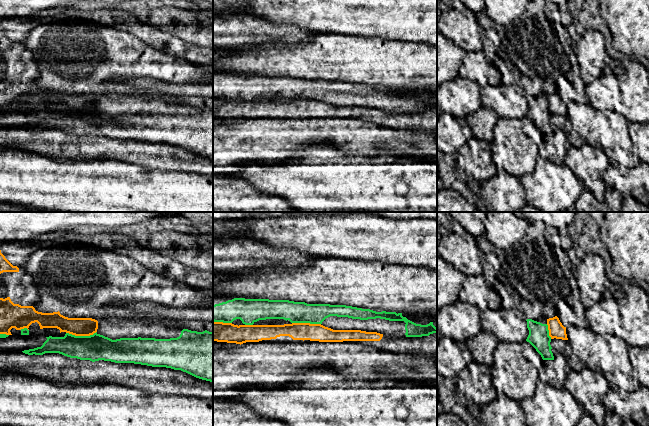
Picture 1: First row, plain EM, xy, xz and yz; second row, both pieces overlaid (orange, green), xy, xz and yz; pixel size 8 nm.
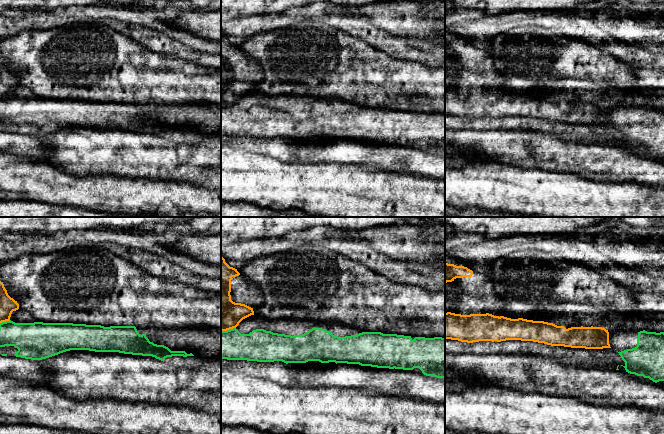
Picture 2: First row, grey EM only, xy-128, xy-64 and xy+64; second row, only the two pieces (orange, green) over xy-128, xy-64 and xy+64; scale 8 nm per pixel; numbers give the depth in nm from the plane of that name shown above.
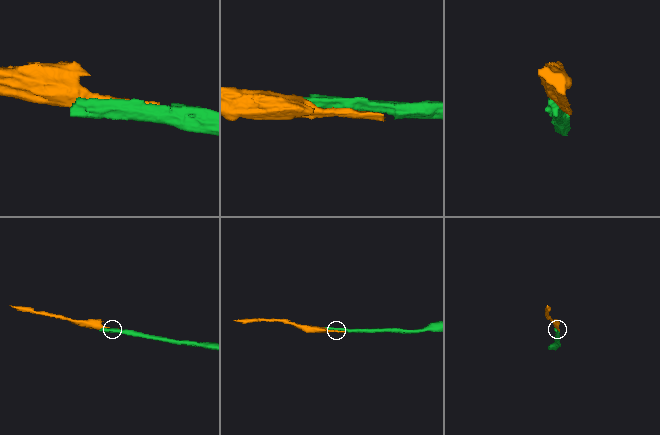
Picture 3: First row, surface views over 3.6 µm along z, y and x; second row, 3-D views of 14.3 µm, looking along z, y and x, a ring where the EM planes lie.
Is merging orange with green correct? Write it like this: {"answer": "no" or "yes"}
{"answer": "no"}

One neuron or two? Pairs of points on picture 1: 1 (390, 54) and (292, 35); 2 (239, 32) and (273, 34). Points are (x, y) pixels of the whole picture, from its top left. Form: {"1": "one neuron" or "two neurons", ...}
{"1": "two neurons", "2": "one neuron"}

